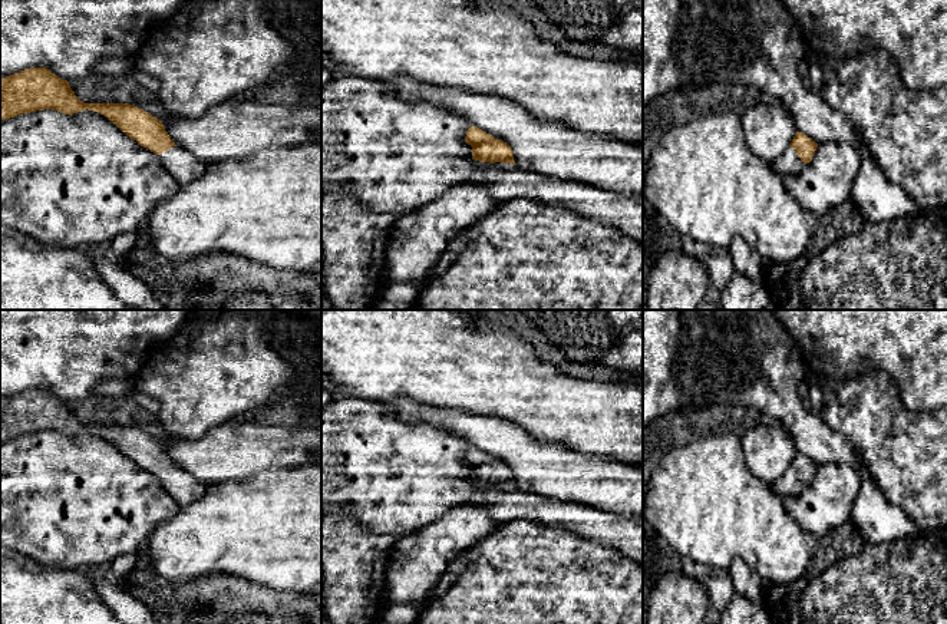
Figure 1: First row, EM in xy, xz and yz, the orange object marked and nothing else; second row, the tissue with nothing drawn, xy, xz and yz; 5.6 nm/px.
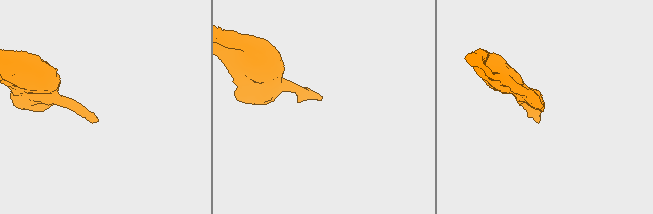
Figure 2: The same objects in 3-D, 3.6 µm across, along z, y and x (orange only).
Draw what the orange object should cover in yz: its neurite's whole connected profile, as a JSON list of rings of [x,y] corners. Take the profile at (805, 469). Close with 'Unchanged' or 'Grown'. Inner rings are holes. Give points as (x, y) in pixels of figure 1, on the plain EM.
[[[796,453],[791,468],[772,485],[778,495],[798,496],[812,482],[818,465],[802,453]]]. Grown

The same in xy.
[[[46,389],[0,399],[0,442],[44,430],[65,436],[88,430],[105,436],[123,455],[156,475],[179,506],[198,501],[207,492],[208,485],[176,468],[164,445],[135,426],[85,425],[76,419],[67,402]]]. Grown

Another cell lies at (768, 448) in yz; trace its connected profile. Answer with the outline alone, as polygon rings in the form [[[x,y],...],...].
[[[765,420],[740,438],[749,471],[768,485],[773,485],[798,453],[791,433],[779,423]]]

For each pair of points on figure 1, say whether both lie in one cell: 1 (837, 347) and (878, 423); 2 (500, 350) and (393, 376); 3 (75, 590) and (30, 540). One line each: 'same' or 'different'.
1: different
2: same
3: different

